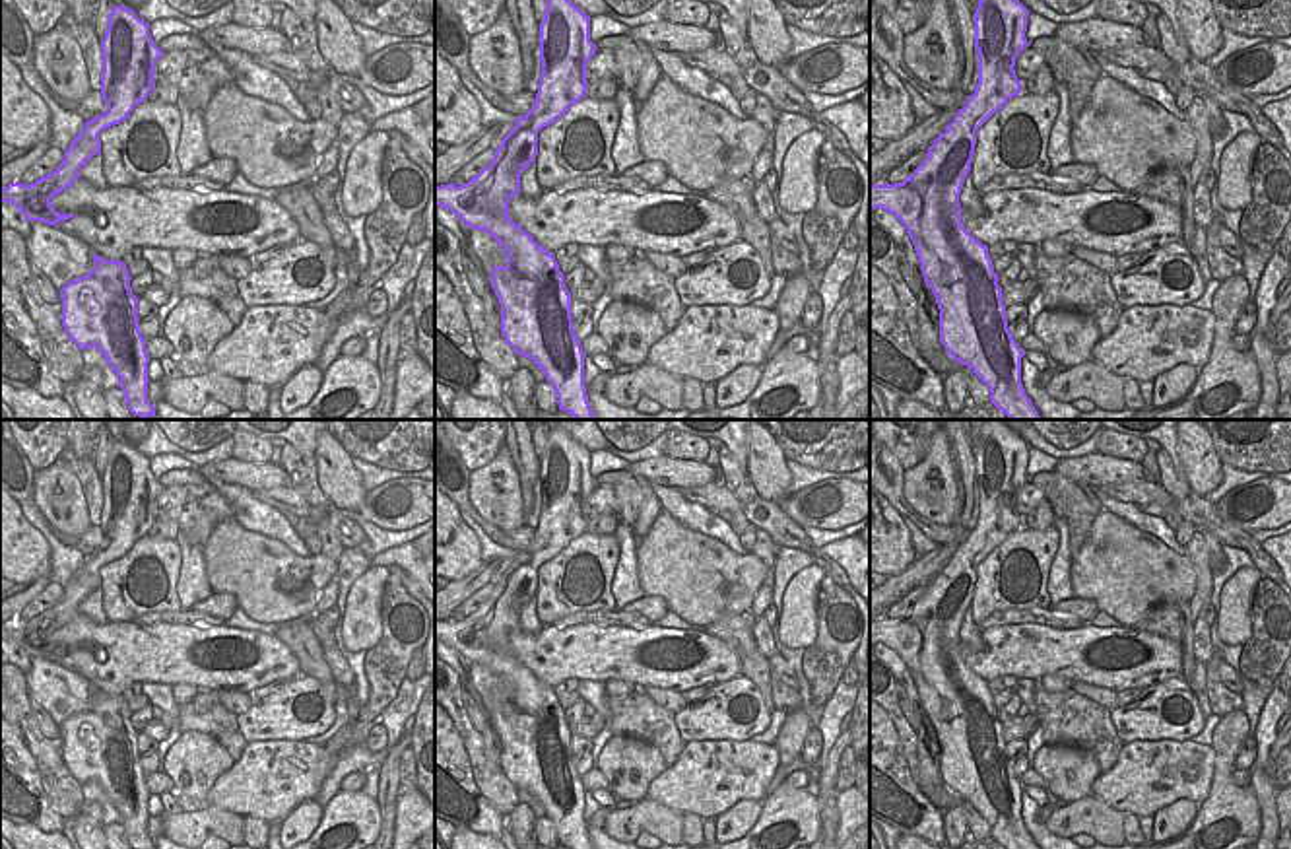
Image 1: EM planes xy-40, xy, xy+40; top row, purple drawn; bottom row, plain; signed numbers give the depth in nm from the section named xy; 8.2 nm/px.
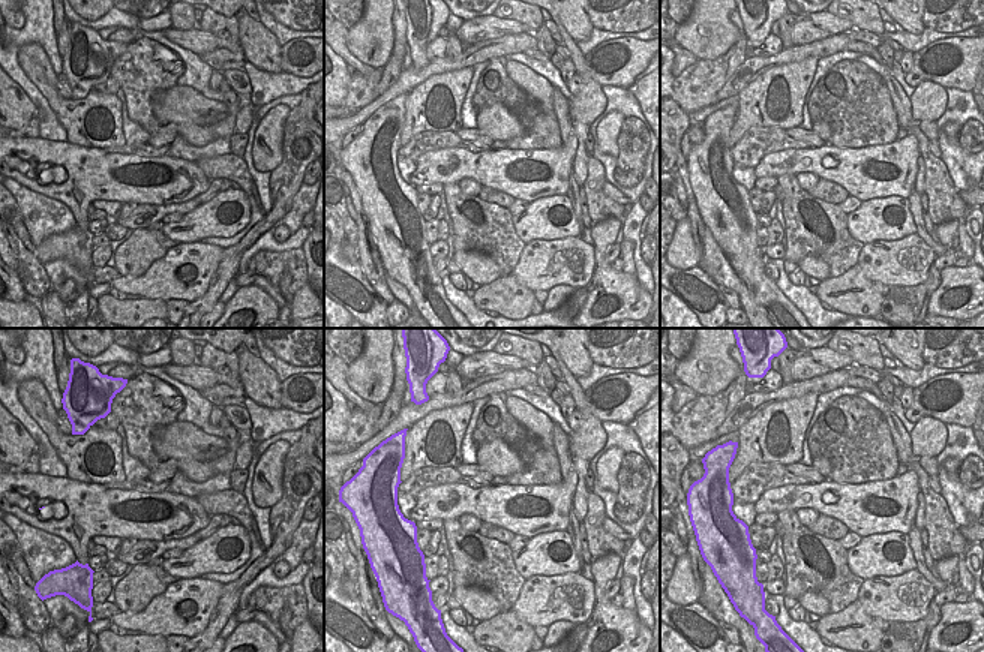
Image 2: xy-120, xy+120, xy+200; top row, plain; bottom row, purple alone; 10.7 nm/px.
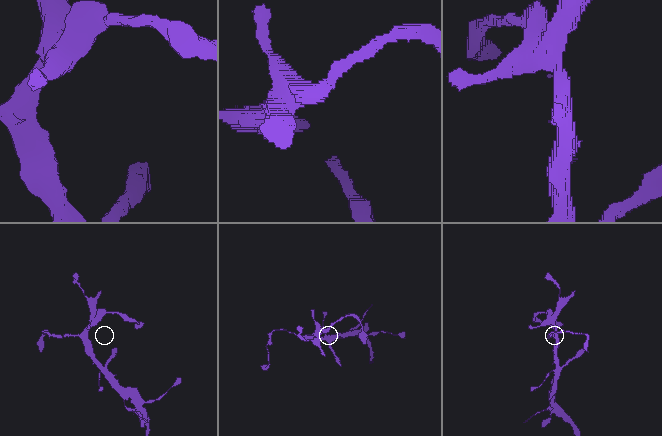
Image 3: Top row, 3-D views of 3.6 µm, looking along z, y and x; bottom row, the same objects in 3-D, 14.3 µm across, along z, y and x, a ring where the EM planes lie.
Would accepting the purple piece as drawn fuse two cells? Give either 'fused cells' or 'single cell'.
single cell

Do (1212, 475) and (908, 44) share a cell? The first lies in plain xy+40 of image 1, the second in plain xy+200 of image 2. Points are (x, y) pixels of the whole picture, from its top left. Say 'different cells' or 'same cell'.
different cells

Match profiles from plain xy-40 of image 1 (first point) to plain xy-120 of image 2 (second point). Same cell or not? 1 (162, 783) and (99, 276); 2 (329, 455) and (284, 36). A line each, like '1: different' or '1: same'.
1: same
2: different

